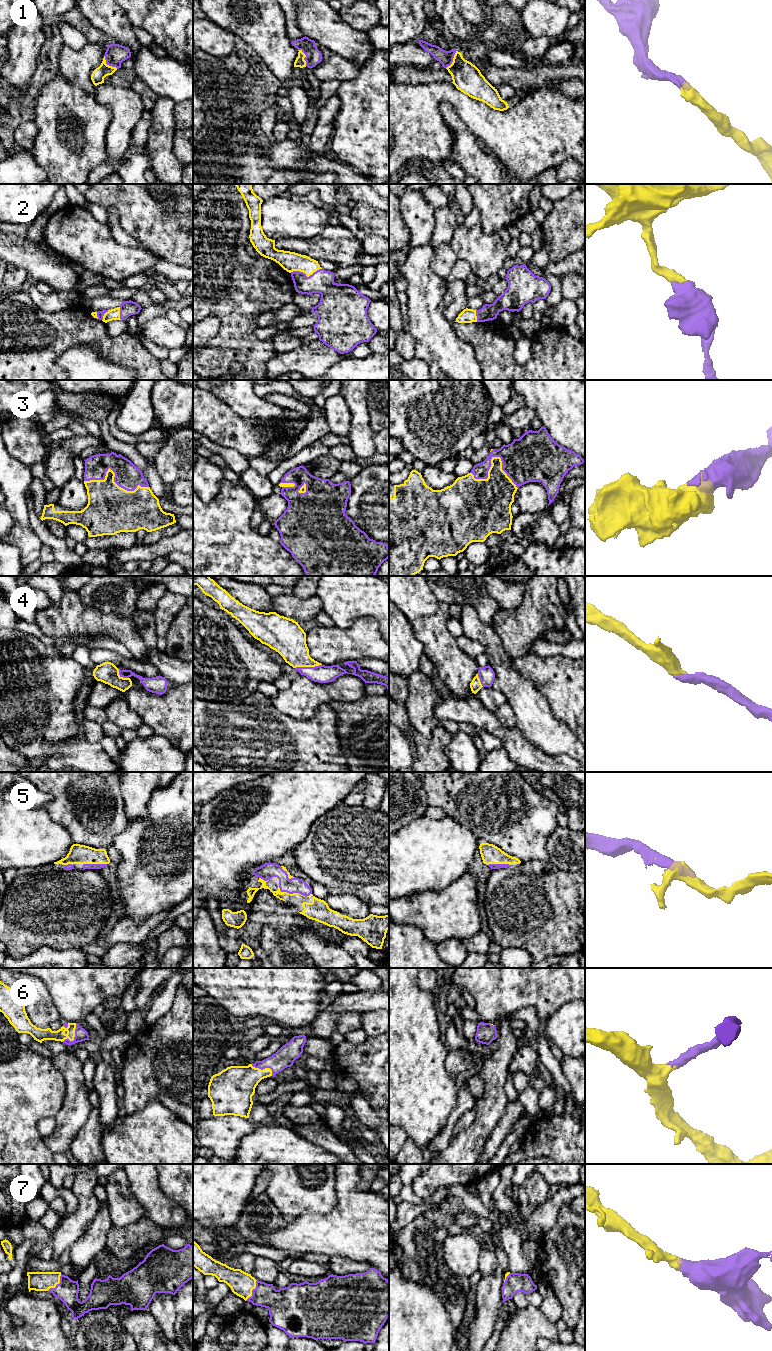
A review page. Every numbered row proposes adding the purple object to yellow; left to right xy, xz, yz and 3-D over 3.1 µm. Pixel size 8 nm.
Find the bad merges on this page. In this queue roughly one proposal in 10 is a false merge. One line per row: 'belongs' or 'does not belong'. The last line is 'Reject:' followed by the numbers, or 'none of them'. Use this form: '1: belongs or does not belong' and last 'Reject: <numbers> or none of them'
1: belongs
2: belongs
3: belongs
4: belongs
5: belongs
6: belongs
7: belongs
Reject: none of them

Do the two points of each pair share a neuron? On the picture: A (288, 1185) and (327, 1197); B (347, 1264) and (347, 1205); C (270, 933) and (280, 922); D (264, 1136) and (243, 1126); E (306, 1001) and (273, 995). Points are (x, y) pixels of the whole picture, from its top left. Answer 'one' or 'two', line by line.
A: one
B: two
C: two
D: two
E: one

